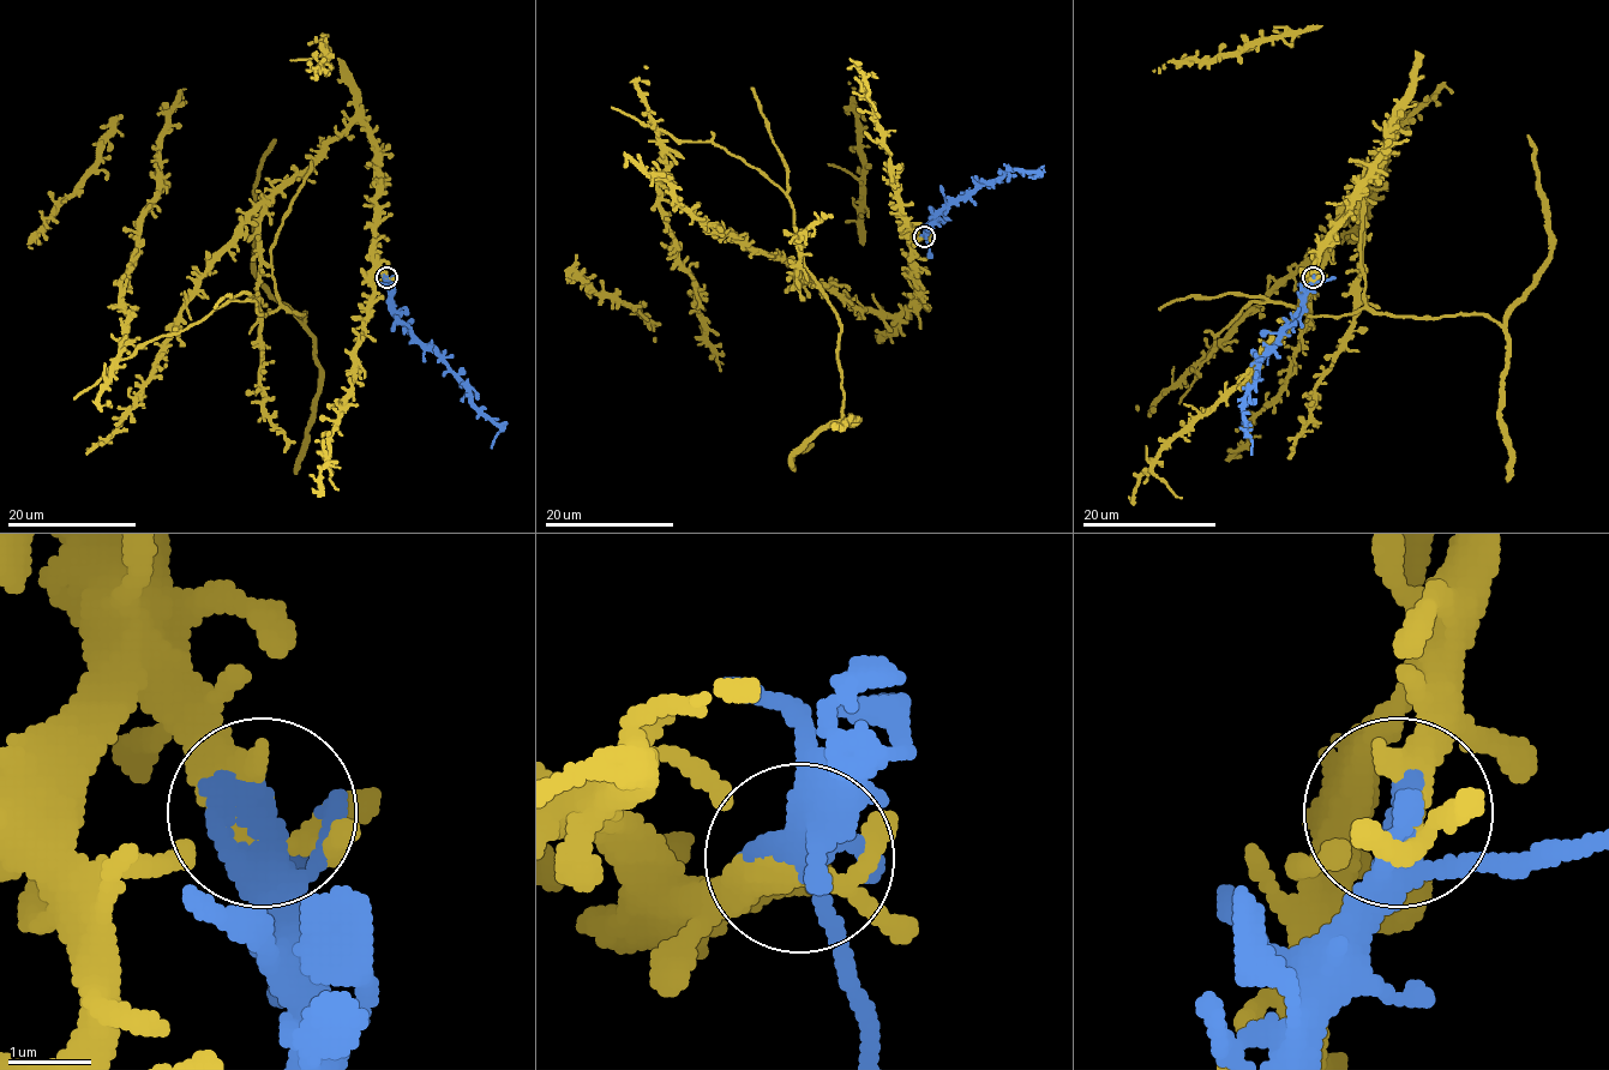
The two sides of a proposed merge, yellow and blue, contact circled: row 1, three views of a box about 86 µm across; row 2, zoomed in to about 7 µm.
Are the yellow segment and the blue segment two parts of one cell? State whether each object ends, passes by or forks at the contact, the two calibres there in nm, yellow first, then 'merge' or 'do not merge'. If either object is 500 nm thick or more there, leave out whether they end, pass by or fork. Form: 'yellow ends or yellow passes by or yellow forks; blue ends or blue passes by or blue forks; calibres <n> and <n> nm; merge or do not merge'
yellow forks; blue forks; calibres 280 and 280 nm; merge

